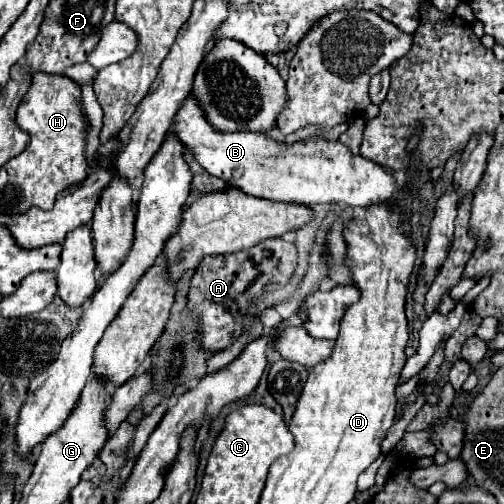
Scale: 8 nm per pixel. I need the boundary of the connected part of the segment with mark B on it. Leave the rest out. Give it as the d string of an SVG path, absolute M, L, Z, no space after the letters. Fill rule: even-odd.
M191 94L177 110L169 134L177 136L209 174L223 178L249 196L305 206L317 202L343 202L355 208L391 200L399 192L399 184L391 172L363 156L353 156L345 144L335 140L307 138L287 144L285 140L275 140L271 134L261 132L215 132Z

